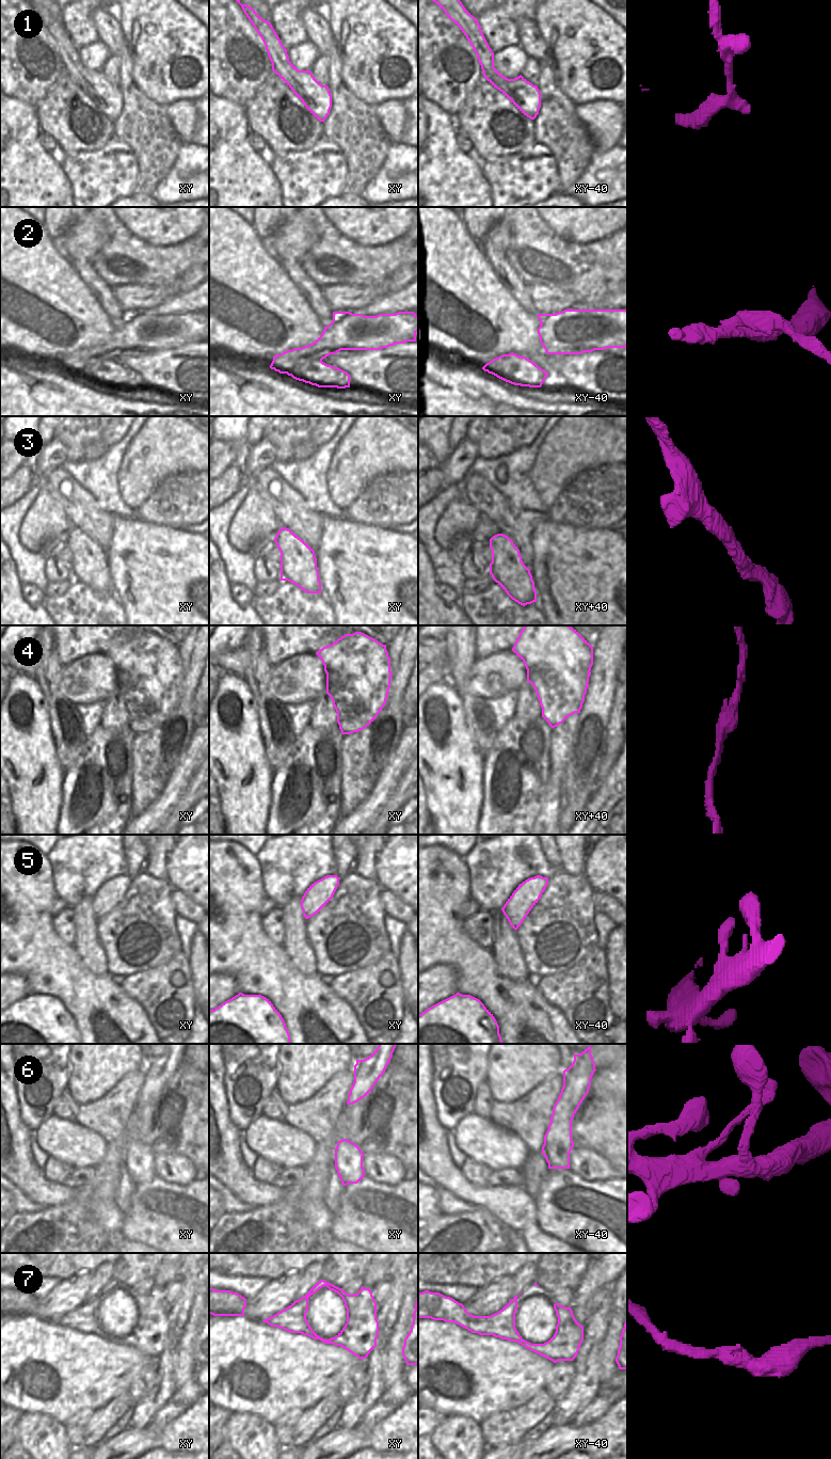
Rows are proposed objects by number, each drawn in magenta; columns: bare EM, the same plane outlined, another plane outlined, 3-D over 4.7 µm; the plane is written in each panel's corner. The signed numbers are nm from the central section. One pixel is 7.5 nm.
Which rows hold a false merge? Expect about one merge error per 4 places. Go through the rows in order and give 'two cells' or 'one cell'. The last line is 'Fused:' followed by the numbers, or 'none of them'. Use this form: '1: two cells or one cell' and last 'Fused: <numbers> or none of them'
1: one cell
2: two cells
3: one cell
4: two cells
5: one cell
6: one cell
7: one cell
Fused: 2, 4

